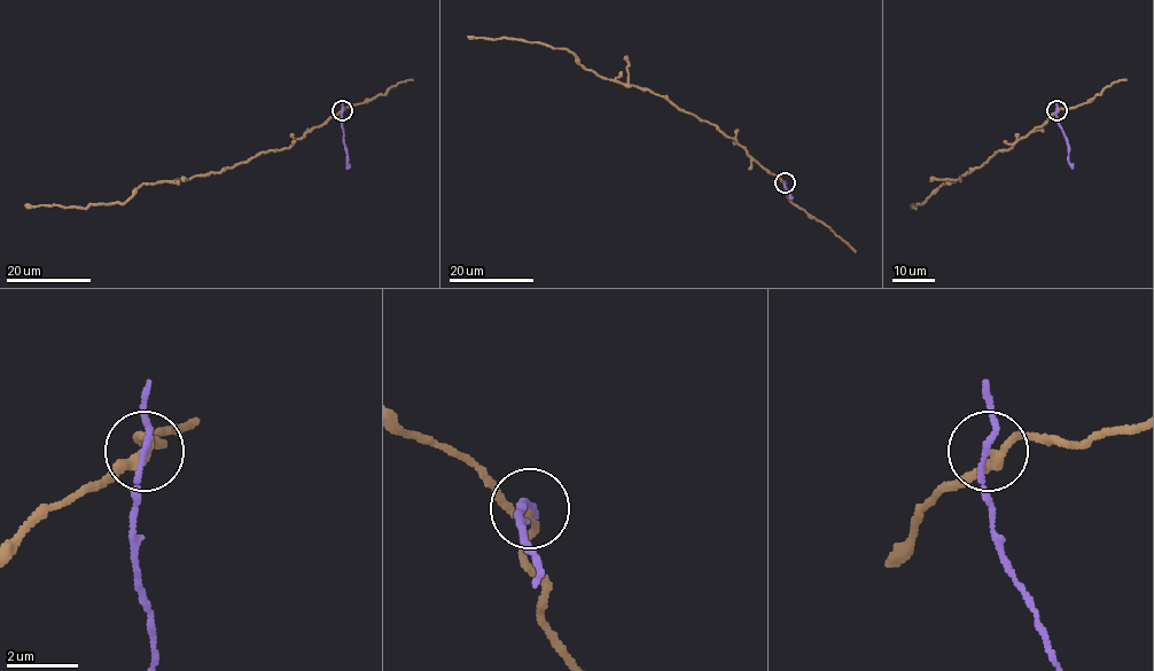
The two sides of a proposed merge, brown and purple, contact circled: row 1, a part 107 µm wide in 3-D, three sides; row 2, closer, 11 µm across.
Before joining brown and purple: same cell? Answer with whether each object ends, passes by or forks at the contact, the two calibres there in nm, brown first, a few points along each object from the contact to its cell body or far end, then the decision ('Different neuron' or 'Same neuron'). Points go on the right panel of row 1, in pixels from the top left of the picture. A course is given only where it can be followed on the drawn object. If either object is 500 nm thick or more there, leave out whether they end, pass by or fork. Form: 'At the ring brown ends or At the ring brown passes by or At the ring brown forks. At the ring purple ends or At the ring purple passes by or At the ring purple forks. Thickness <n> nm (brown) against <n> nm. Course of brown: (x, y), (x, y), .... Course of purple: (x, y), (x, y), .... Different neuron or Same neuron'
At the ring brown passes by. At the ring purple passes by. Thickness 240 nm (brown) against 150 nm. Course of brown: (1057, 110), (1011, 148), (996, 151), (971, 172), (942, 184), (915, 208), (910, 205). Course of purple: (1055, 110), (1071, 169). Different neuron

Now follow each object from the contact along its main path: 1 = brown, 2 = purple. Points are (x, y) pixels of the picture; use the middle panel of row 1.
1: (786, 182), (715, 125), (647, 90), (602, 78), (566, 48), (467, 36)
2: (786, 181), (790, 197)

